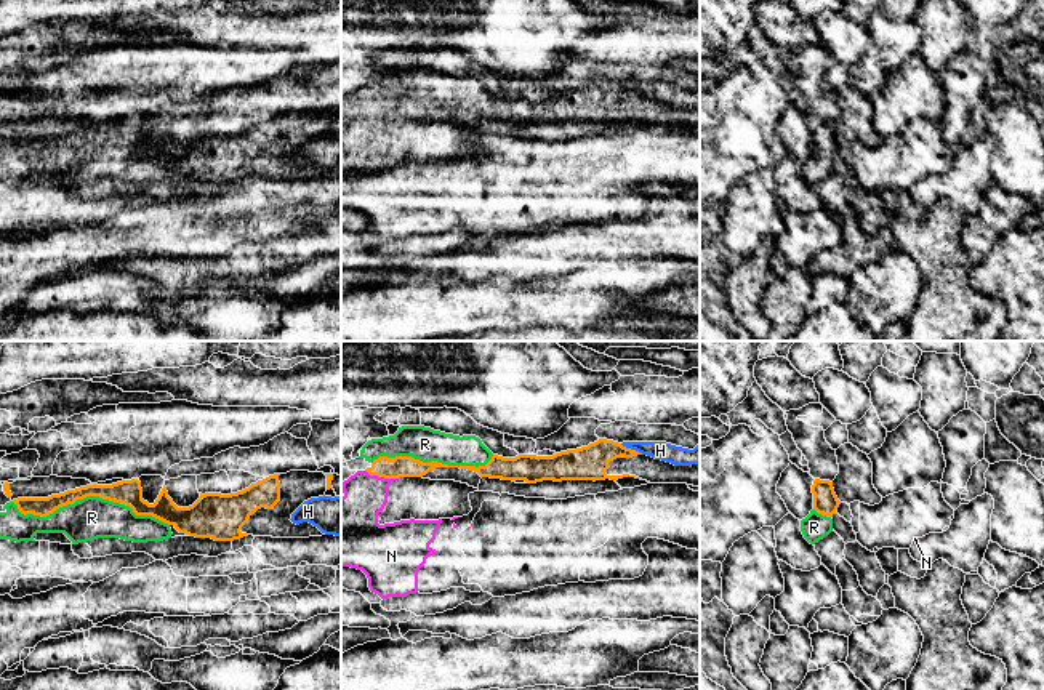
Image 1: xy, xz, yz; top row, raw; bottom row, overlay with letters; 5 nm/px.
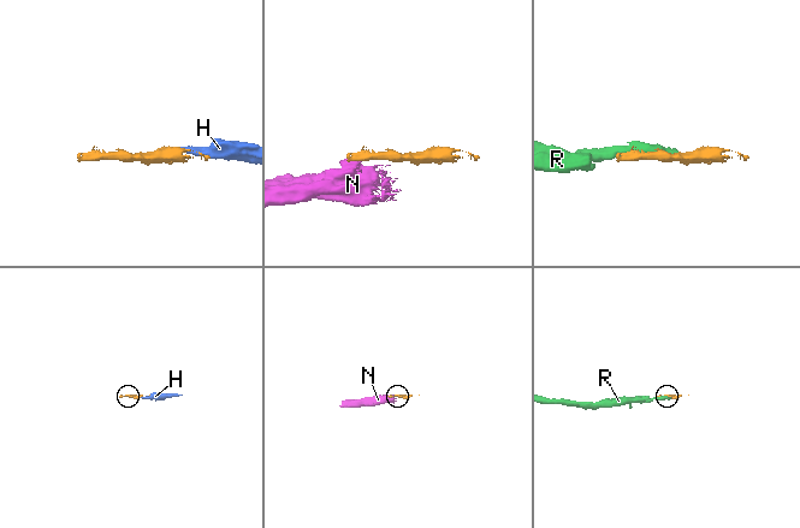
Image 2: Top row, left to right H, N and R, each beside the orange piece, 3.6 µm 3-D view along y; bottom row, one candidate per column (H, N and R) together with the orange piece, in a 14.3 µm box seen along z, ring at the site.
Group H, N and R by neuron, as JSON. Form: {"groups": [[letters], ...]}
{"groups": [["H"], ["N"], ["R"]]}

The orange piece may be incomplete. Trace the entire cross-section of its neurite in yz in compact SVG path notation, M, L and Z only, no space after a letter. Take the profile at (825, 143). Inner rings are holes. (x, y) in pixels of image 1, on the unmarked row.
M815 120L812 126L813 150L801 162L804 179L815 186L833 173L833 157L841 142L837 141L833 123Z

